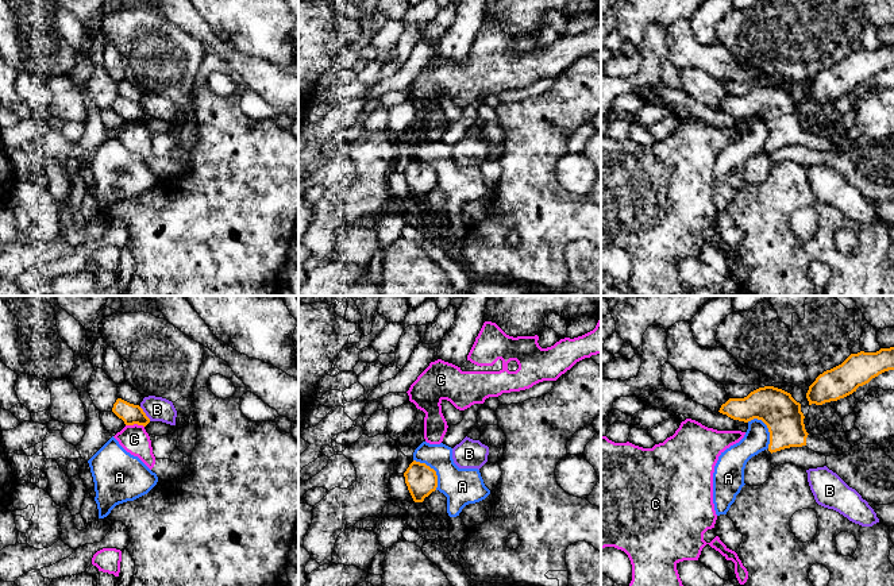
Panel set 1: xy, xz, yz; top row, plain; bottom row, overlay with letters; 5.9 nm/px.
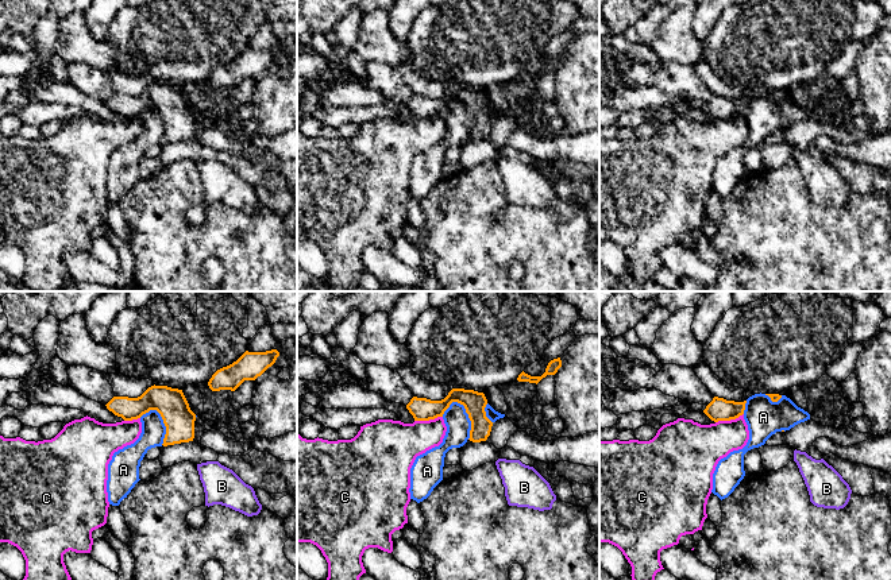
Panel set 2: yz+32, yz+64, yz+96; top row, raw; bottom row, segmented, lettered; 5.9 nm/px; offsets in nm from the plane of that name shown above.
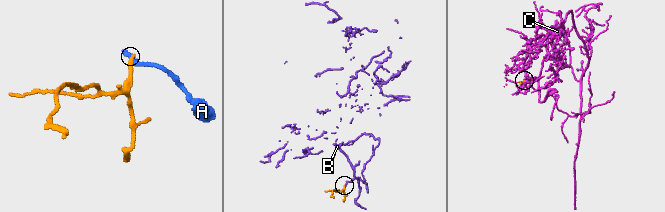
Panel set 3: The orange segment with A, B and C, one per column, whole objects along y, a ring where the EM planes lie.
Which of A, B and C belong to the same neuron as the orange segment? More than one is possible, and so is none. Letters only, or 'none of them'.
none of them

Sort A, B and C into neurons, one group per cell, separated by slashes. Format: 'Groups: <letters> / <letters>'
Groups: A / B / C

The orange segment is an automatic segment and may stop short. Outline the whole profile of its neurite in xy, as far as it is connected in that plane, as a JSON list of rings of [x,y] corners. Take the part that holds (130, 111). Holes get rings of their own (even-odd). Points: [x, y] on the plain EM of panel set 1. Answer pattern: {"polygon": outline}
{"polygon": [[[117,96],[113,101],[112,109],[124,119],[126,123],[143,123],[150,120],[143,107],[139,103],[130,101],[122,96]]]}

